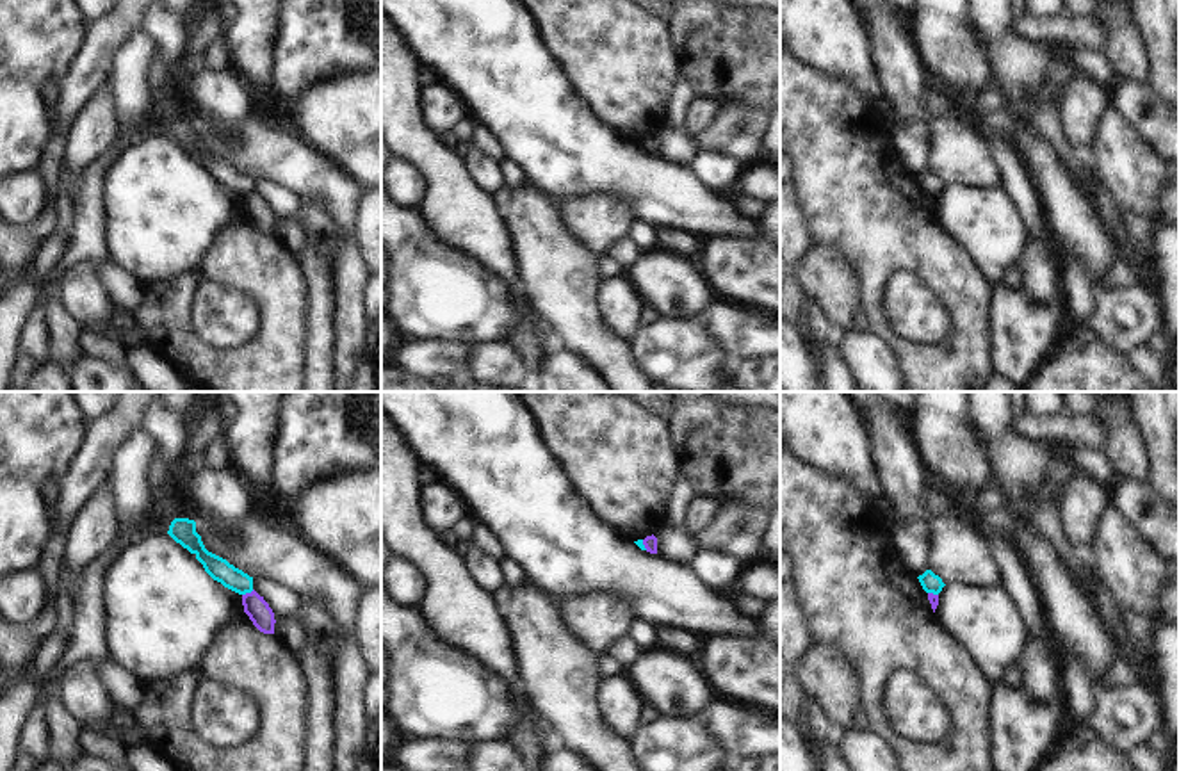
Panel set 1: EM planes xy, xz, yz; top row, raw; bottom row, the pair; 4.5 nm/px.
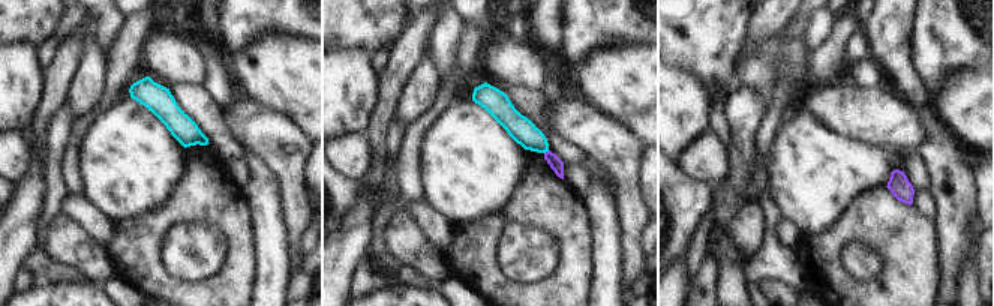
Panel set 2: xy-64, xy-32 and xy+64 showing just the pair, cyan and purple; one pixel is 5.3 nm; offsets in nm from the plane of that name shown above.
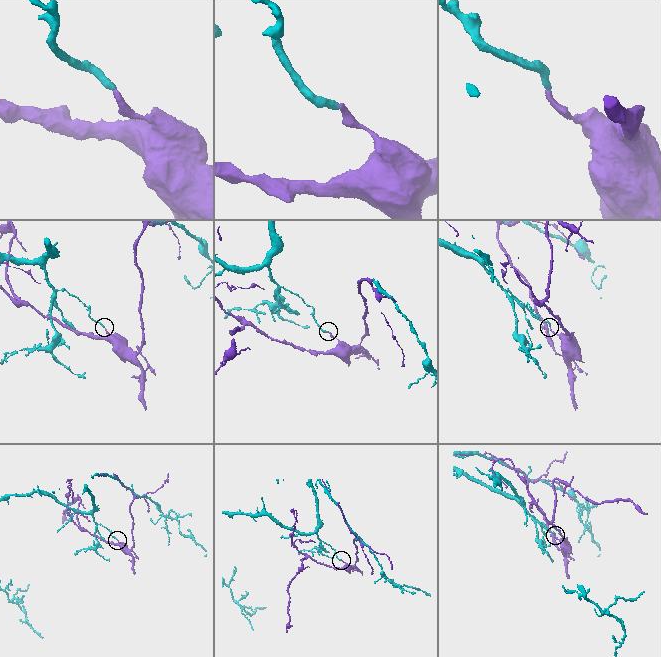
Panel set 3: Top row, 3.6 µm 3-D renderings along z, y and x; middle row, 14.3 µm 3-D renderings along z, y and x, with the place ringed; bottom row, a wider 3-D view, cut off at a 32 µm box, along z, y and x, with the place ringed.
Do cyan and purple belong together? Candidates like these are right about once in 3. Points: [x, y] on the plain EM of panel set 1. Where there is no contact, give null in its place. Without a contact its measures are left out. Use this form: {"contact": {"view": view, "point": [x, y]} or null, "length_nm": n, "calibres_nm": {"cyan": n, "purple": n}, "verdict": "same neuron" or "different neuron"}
{"contact": {"view": "xy", "point": [248, 193]}, "length_nm": 60, "calibres_nm": {"cyan": 100, "purple": 110}, "verdict": "different neuron"}

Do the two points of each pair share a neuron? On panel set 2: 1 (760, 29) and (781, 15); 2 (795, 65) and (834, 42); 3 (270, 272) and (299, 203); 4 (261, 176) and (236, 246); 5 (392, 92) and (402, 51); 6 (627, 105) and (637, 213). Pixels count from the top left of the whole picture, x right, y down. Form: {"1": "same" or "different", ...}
{"1": "same", "2": "different", "3": "different", "4": "different", "5": "same", "6": "different"}

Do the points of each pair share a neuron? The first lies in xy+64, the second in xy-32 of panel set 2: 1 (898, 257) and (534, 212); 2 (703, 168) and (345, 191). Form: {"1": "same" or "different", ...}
{"1": "same", "2": "different"}

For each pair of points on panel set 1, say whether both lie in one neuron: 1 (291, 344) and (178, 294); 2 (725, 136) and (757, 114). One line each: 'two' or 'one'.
1: one
2: one

